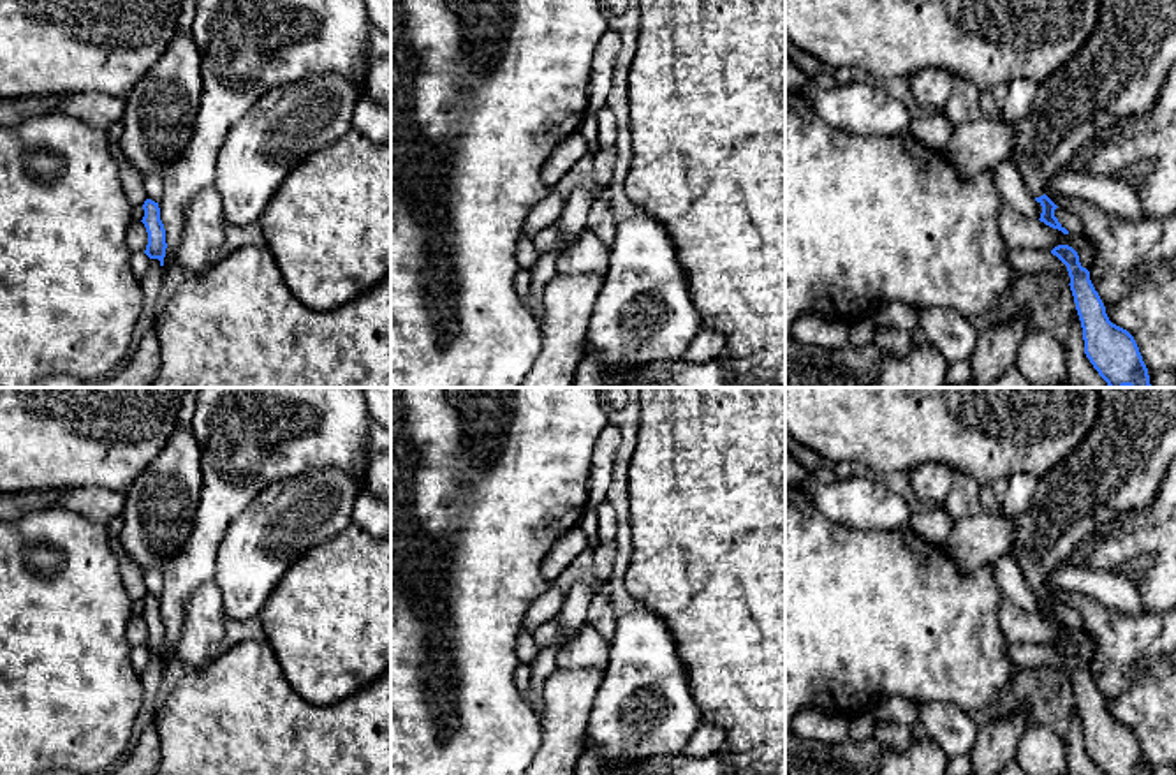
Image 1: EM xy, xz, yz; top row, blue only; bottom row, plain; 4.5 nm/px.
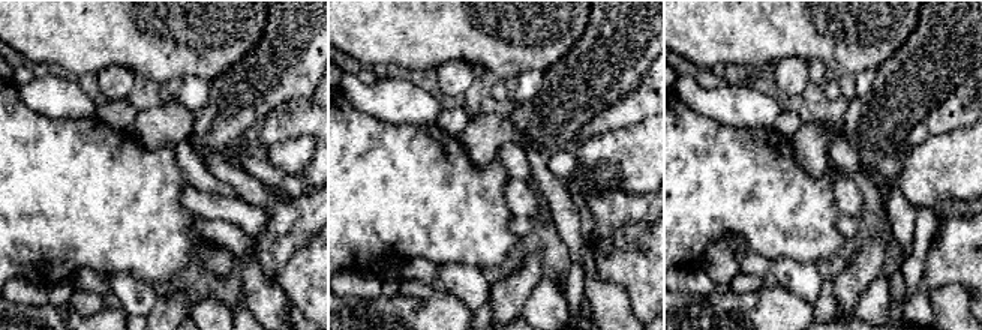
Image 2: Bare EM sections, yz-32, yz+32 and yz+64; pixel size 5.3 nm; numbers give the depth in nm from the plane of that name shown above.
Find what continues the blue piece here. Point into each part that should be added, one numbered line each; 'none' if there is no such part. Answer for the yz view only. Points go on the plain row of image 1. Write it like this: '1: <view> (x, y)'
1: yz (1120, 464)

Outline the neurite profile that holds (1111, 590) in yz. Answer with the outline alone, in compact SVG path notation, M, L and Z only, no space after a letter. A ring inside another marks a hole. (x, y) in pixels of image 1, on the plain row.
M1070 560L1047 572L1047 579L1060 590L1081 592L1125 615L1139 616L1146 613L1136 587L1114 572L1093 572L1077 560Z

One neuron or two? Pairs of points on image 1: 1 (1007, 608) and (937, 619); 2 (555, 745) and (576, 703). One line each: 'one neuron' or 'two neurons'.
1: two neurons
2: one neuron

